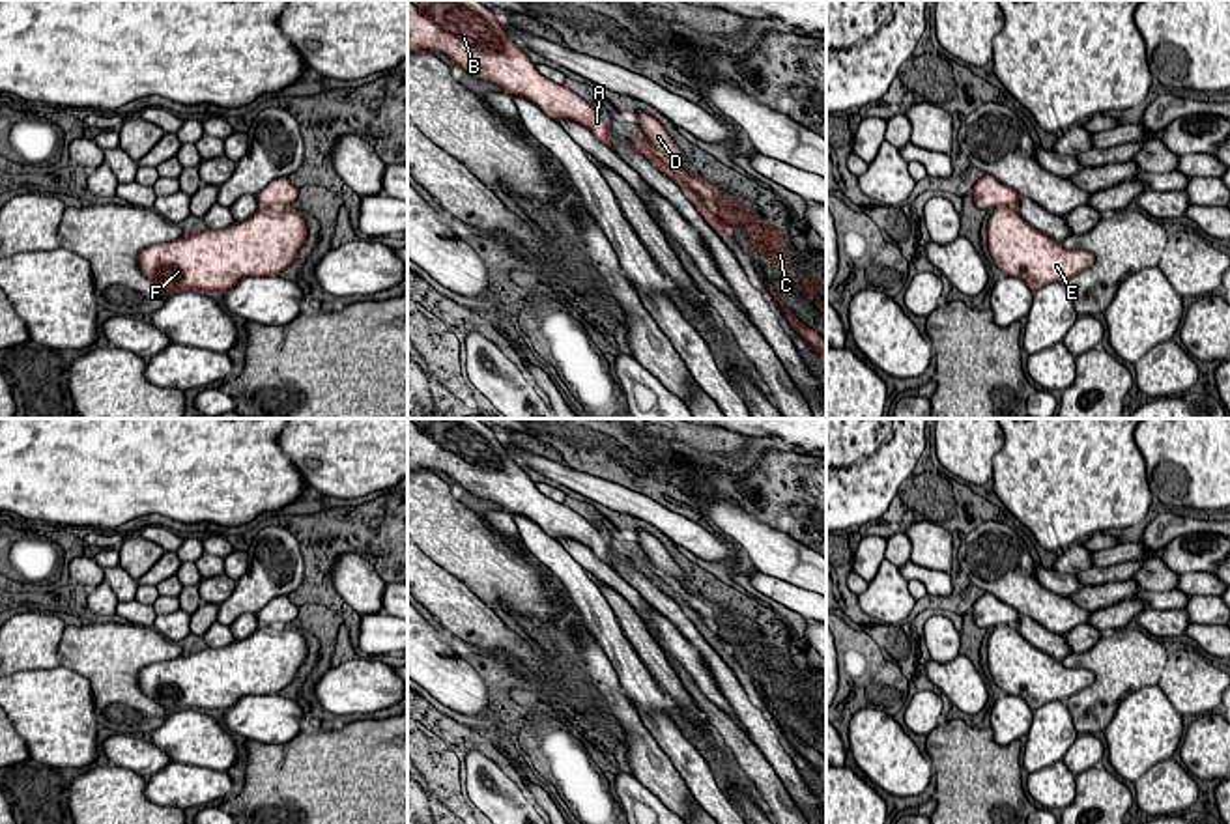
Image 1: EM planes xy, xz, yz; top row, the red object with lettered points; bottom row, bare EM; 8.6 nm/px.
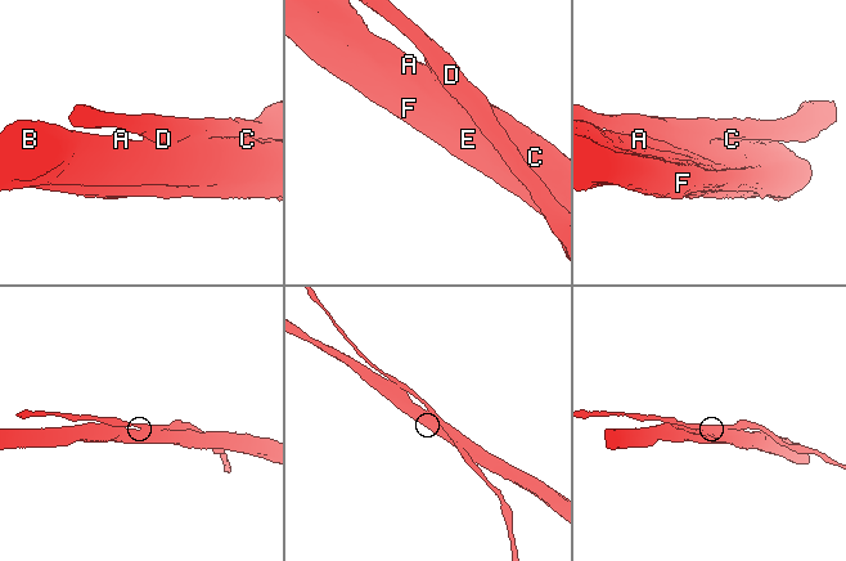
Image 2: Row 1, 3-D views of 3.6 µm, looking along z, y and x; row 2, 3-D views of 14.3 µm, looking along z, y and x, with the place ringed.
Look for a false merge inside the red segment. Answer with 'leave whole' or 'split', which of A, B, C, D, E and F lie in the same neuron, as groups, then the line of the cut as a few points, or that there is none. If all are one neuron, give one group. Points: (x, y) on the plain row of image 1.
split; groups A B C E F / D; cut xz (681, 600), (731, 653)

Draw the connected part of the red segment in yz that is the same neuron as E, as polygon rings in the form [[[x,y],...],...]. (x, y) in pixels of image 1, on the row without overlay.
[[[994,626],[987,643],[987,660],[994,684],[1006,695],[1017,695],[1032,710],[1051,701],[1066,701],[1094,684],[1088,669],[1069,669],[1052,656],[1030,645],[1019,626]]]

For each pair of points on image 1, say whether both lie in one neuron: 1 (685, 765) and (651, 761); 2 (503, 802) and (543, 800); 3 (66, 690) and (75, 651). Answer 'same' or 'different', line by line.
1: different
2: different
3: different

